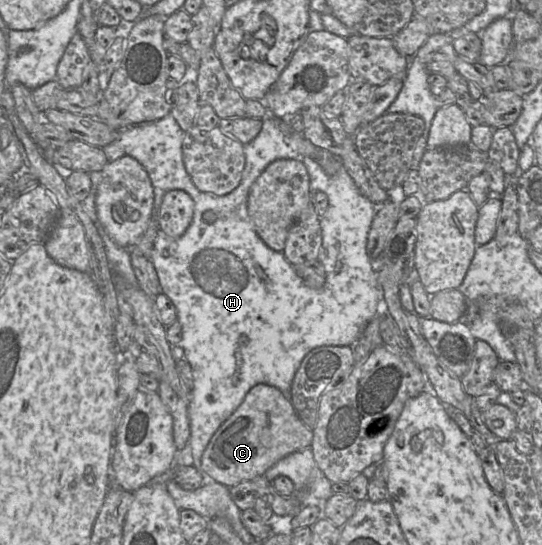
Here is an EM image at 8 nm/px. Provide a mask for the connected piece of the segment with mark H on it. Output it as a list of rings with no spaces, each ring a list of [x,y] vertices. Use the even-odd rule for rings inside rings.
[[[171,113],[165,117],[149,122],[140,123],[135,126],[131,126],[123,129],[119,132],[119,136],[116,140],[110,144],[101,147],[109,161],[117,160],[125,155],[129,155],[135,158],[141,163],[141,165],[147,171],[154,189],[154,204],[153,204],[153,217],[156,217],[159,227],[159,210],[164,196],[167,192],[173,189],[184,190],[187,192],[194,201],[194,214],[193,219],[186,230],[186,232],[178,237],[172,238],[165,234],[161,229],[158,230],[154,247],[151,253],[151,261],[157,271],[157,275],[160,281],[162,292],[168,296],[176,307],[177,320],[182,327],[182,338],[177,346],[181,347],[184,352],[184,357],[191,366],[193,374],[193,388],[189,394],[189,419],[190,419],[190,440],[189,445],[186,445],[181,451],[177,450],[175,466],[194,466],[198,470],[201,468],[202,455],[208,446],[209,441],[219,429],[219,427],[233,414],[233,412],[241,405],[245,396],[251,388],[257,384],[268,384],[279,389],[284,395],[289,397],[291,391],[291,385],[294,376],[301,365],[301,362],[305,356],[312,350],[322,346],[353,346],[357,340],[362,336],[362,333],[366,325],[380,313],[382,302],[379,301],[379,285],[376,278],[376,274],[372,268],[372,261],[368,257],[366,251],[366,244],[368,239],[368,233],[376,213],[376,207],[369,199],[361,194],[358,187],[344,171],[339,171],[336,175],[328,175],[322,169],[322,167],[314,160],[316,158],[317,146],[312,144],[308,139],[304,137],[302,133],[294,131],[288,119],[282,119],[275,117],[271,114],[267,114],[263,120],[262,128],[259,134],[249,143],[243,146],[245,154],[245,167],[242,174],[242,179],[239,185],[229,194],[218,196],[215,194],[209,194],[198,190],[193,184],[189,174],[186,171],[183,157],[182,157],[182,143],[185,132],[178,125],[177,121]],[[278,159],[298,159],[304,163],[308,175],[309,186],[312,193],[322,191],[328,196],[328,207],[325,213],[320,216],[320,226],[322,231],[322,244],[319,250],[317,260],[320,261],[325,269],[326,281],[322,288],[313,289],[306,286],[301,278],[296,274],[294,267],[288,262],[283,252],[274,251],[269,248],[255,231],[254,225],[248,214],[248,194],[252,184],[259,177],[259,175],[265,170],[265,168],[273,161]],[[207,210],[212,210],[217,214],[217,220],[214,223],[208,224],[203,220],[203,214]]]

